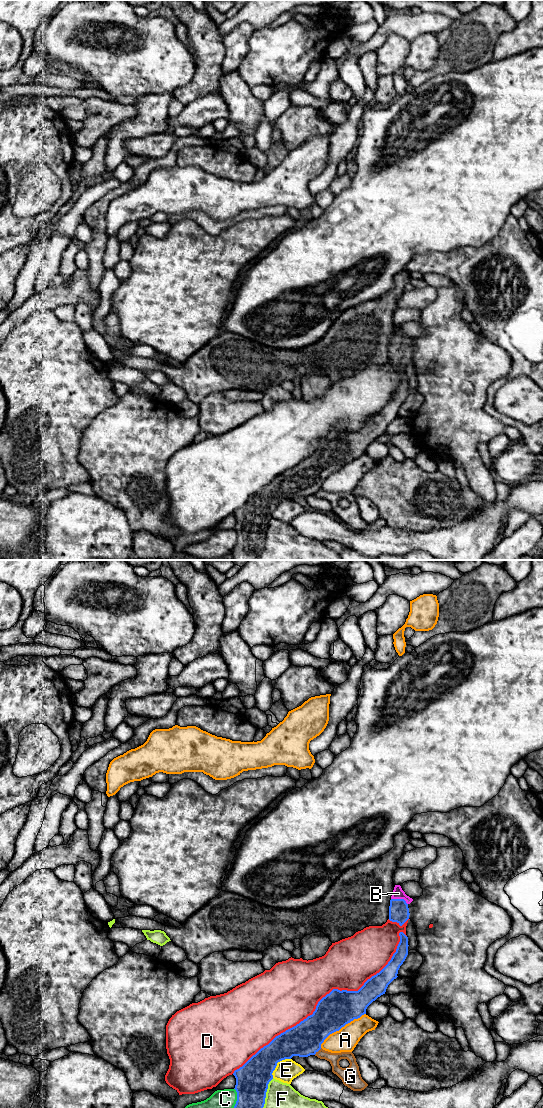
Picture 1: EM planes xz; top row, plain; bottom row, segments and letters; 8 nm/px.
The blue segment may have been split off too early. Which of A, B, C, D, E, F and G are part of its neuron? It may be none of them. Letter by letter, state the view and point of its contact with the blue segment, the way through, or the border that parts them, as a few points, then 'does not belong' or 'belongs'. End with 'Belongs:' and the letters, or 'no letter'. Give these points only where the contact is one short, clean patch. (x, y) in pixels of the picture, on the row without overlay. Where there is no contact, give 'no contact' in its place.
A: xz (341, 467) | does not belong
B: xz (400, 339) | across xz (398, 350), (400, 339), (398, 333) | belongs
C: xz (236, 541) | does not belong
D: xz (326, 435) | does not belong
E: xz (276, 504) | does not belong
F: xz (264, 539) | does not belong
G: xz (317, 491) | does not belong
Belongs: B

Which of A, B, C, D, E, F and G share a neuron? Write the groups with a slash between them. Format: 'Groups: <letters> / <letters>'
Groups: A / B / C / D / E / F / G

